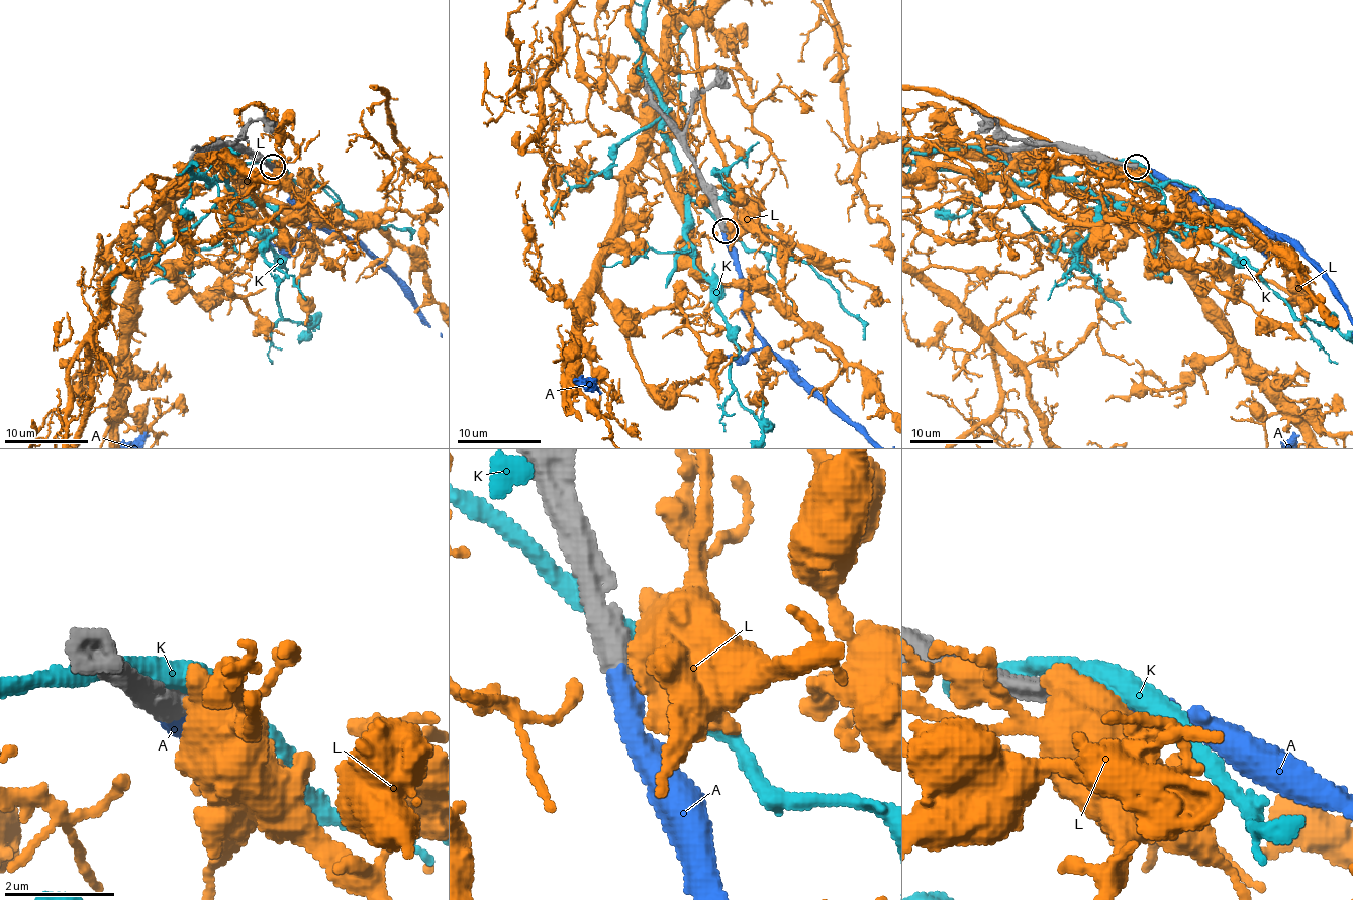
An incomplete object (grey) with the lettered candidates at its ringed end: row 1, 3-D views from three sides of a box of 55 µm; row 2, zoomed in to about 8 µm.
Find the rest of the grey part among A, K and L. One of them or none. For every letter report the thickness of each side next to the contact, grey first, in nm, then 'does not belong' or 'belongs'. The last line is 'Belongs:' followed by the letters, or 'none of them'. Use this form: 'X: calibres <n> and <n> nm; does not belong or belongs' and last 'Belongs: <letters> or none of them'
A: calibres 550 and 480 nm; belongs
K: calibres 650 and 400 nm; does not belong
L: calibres 550 and 600 nm; does not belong
Belongs: A

